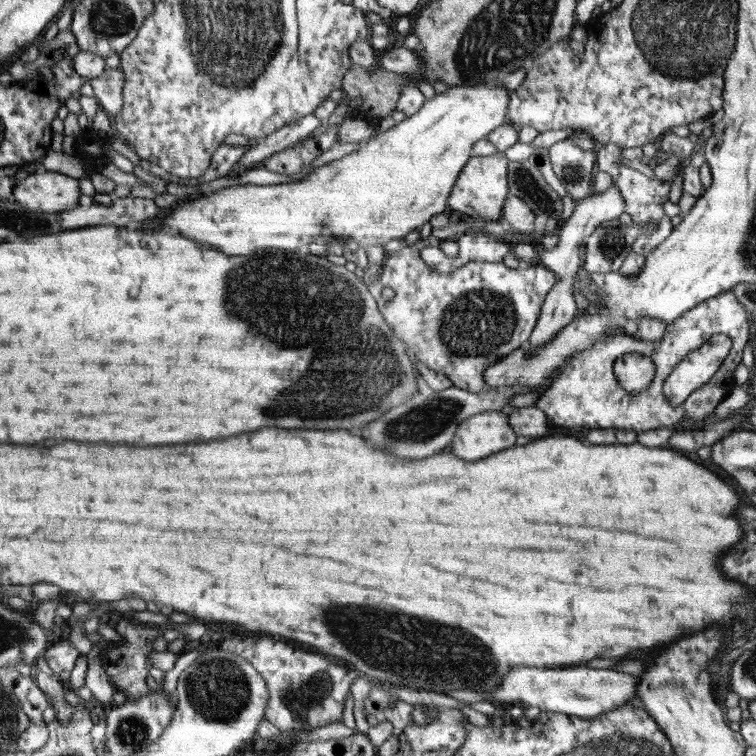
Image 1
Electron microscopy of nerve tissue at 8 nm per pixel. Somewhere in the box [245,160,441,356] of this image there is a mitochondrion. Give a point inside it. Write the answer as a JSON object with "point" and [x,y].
{"point":[322,225]}

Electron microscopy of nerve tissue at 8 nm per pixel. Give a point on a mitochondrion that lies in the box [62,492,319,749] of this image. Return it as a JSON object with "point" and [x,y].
{"point":[218,689]}

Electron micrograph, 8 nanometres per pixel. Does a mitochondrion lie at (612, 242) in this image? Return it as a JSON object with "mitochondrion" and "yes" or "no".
{"mitochondrion":"yes"}

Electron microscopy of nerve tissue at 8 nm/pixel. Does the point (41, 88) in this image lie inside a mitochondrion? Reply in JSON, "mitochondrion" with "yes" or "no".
{"mitochondrion":"no"}

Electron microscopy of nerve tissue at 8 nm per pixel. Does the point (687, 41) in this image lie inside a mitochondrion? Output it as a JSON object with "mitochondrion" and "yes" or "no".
{"mitochondrion":"yes"}

